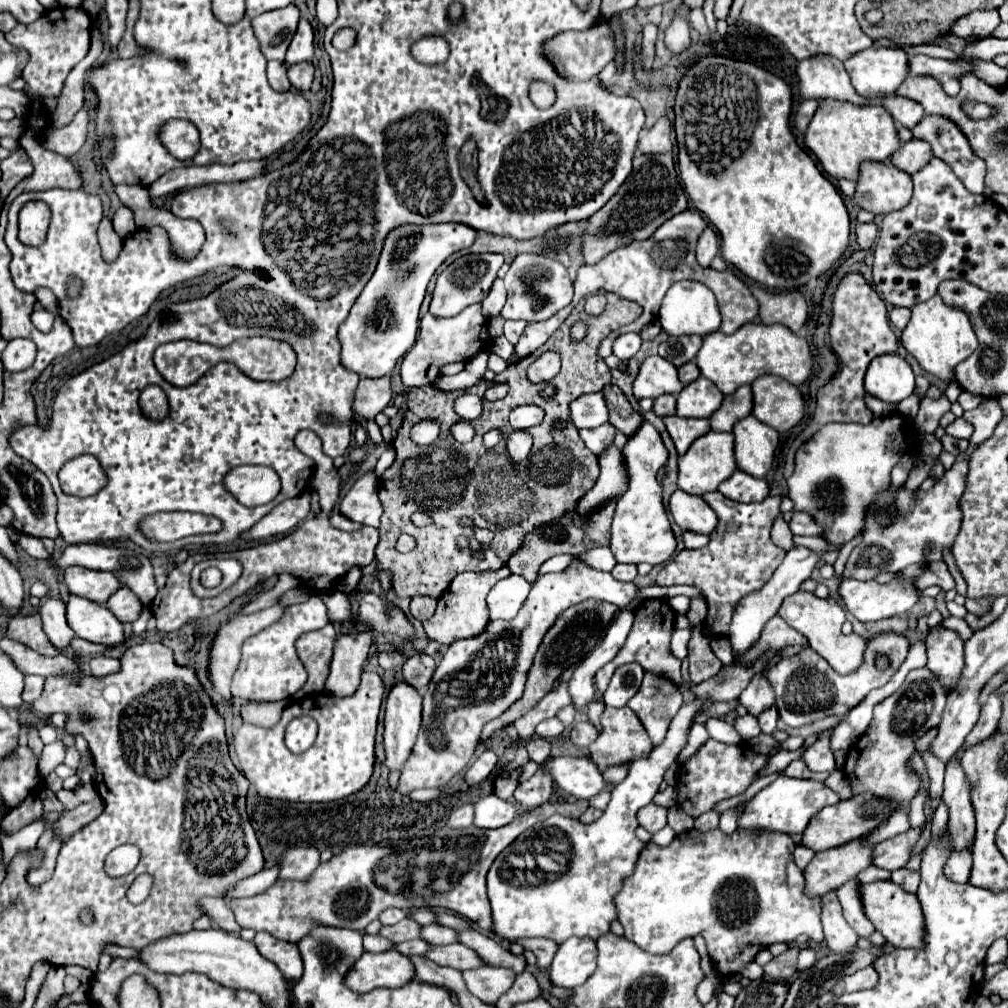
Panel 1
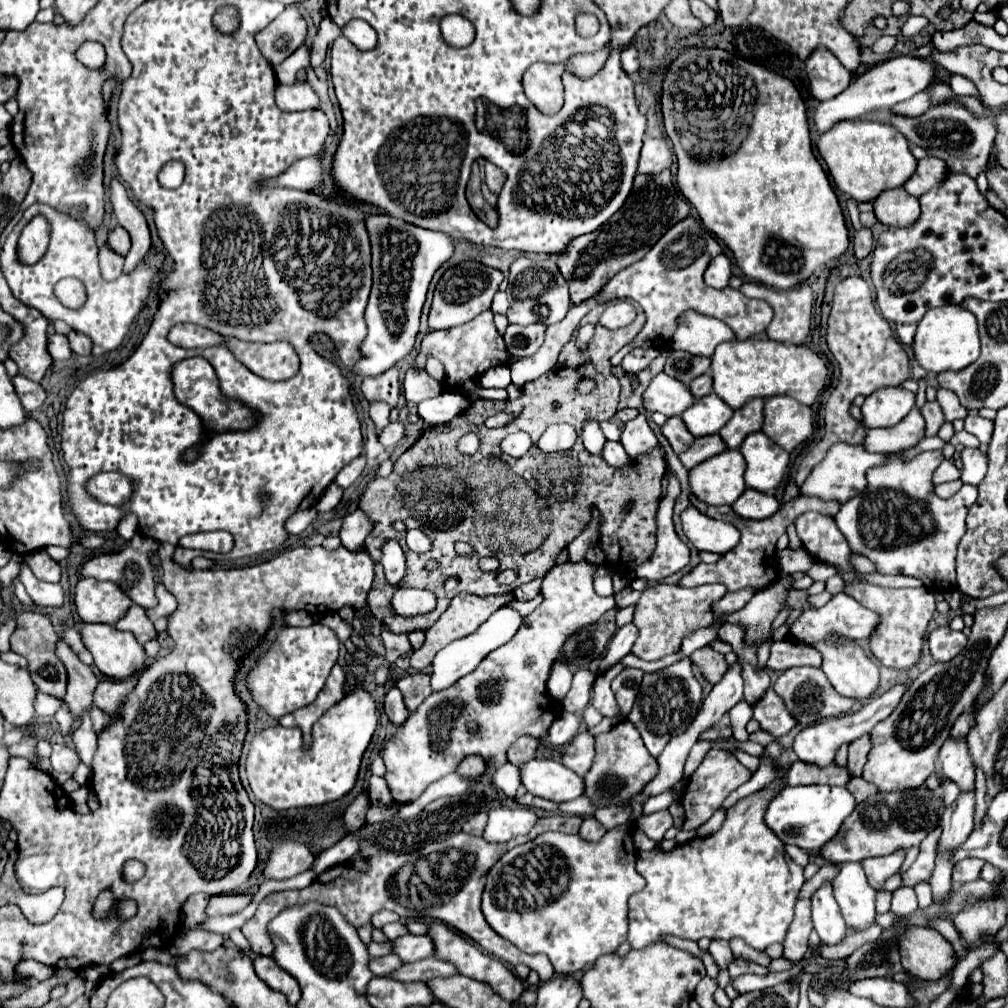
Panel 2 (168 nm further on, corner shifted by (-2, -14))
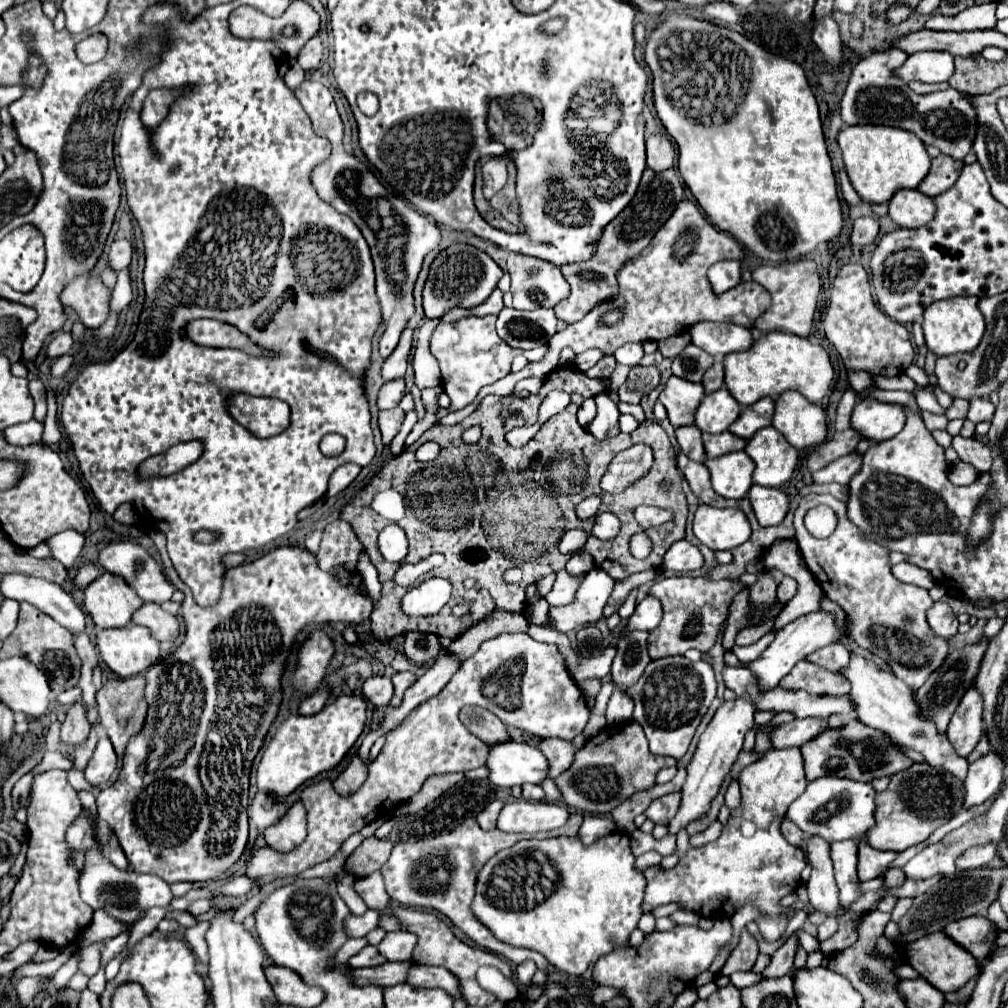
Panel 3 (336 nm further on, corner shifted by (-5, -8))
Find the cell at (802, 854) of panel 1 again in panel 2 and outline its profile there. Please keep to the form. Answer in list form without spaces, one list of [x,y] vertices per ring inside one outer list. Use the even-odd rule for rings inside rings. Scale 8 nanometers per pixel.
[[[787,846],[785,850],[787,850],[787,854],[791,856],[791,860],[793,860],[795,864],[799,864],[799,866],[807,866],[807,864],[809,864],[809,854],[807,854],[807,852],[803,852],[801,848]]]

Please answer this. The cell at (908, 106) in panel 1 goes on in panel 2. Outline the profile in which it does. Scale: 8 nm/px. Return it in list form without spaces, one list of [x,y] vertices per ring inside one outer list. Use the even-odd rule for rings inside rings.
[[[919,92],[913,98],[895,104],[895,108],[891,108],[891,114],[915,118],[915,116],[923,116],[923,112],[927,112],[927,108],[929,108],[929,94],[927,92]]]

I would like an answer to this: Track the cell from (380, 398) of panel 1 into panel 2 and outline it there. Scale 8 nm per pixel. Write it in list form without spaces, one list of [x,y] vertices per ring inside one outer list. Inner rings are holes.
[[[399,366],[387,370],[377,378],[365,378],[361,392],[369,402],[385,402],[395,408],[399,400]]]

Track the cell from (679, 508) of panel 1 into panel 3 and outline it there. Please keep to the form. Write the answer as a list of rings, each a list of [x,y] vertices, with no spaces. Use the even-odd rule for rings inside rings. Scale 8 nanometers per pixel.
[[[700,504],[694,514],[694,534],[714,552],[732,550],[750,538],[750,522],[738,508],[712,508]]]

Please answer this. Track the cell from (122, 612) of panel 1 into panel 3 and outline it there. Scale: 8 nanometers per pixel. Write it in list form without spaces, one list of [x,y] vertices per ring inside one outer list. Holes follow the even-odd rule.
[[[144,604],[134,616],[132,616],[132,624],[138,626],[146,626],[152,630],[154,638],[158,640],[170,640],[174,642],[180,636],[180,622],[176,616],[172,616],[170,612],[162,610],[158,604]]]

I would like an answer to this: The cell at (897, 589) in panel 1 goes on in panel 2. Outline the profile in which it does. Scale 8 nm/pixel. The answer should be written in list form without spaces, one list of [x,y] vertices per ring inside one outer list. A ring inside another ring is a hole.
[[[835,594],[823,608],[809,608],[805,610],[797,622],[791,626],[791,636],[801,642],[801,644],[815,644],[819,640],[827,640],[827,638],[839,638],[845,636],[849,640],[859,640],[859,638],[869,638],[871,632],[875,630],[875,624],[879,622],[879,618],[875,616],[875,612],[863,608],[857,600],[851,600],[851,596],[847,594]]]

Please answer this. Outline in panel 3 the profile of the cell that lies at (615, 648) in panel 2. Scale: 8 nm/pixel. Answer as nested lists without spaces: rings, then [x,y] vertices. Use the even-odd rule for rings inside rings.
[[[646,596],[636,604],[634,614],[622,630],[654,630],[662,620],[662,604],[654,596]]]

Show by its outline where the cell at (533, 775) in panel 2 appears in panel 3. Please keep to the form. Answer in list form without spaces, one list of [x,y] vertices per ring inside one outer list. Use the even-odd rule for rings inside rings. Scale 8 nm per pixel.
[[[512,740],[490,746],[486,768],[488,780],[500,788],[540,784],[548,774],[548,762],[538,748]]]

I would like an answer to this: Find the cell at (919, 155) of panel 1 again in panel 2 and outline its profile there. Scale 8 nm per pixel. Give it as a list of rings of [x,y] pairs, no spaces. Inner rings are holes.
[[[925,156],[917,160],[917,168],[911,180],[907,180],[907,184],[903,186],[903,190],[907,190],[911,196],[921,196],[933,186],[937,186],[945,176],[947,176],[947,166],[943,164],[943,160],[935,156]]]

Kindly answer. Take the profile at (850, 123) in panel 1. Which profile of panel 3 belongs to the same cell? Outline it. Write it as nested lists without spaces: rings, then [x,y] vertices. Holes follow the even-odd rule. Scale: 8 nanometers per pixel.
[[[874,124],[846,126],[838,134],[838,146],[854,190],[864,202],[870,204],[888,204],[898,190],[918,188],[918,184],[930,172],[930,156],[922,140],[902,128]]]

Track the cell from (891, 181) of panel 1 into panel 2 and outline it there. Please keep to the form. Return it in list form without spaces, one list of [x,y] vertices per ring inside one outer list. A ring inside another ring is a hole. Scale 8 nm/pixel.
[[[903,188],[881,192],[873,202],[877,220],[891,228],[905,228],[919,218],[919,200],[907,194]]]

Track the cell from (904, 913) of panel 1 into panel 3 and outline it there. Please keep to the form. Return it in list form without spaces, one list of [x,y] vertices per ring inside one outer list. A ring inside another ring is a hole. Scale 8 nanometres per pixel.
[[[936,932],[934,936],[922,936],[922,942],[912,942],[906,948],[906,962],[914,966],[922,978],[926,978],[934,988],[944,994],[958,992],[968,980],[980,974],[980,962],[976,958],[970,958],[970,954],[966,954],[966,950],[952,942],[944,932]]]

